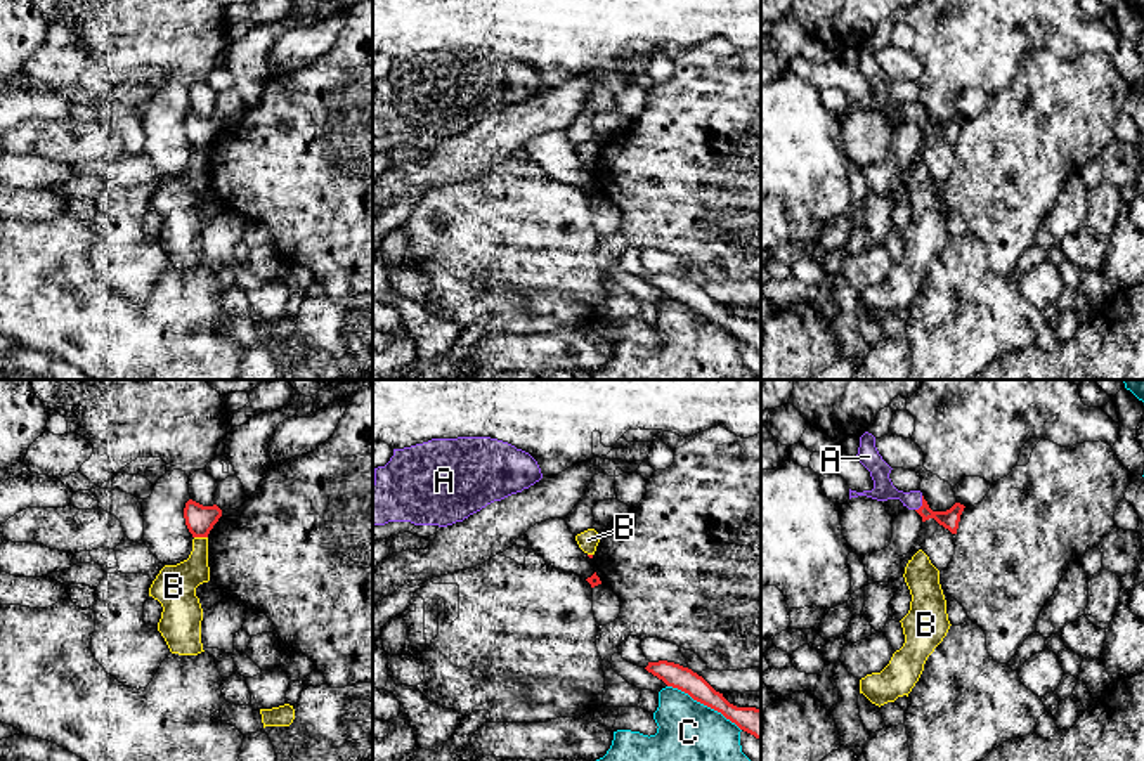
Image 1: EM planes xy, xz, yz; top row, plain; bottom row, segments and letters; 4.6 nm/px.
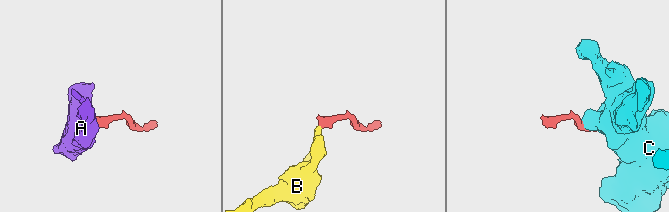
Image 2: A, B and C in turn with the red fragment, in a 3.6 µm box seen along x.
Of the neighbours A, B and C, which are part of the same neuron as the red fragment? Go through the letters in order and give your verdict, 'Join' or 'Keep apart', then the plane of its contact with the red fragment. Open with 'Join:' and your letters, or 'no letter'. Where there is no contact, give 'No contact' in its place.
Join: A
A: Join. Touches red in yz
B: Keep apart. Touches red in xy
C: Keep apart. Touches red in xz

